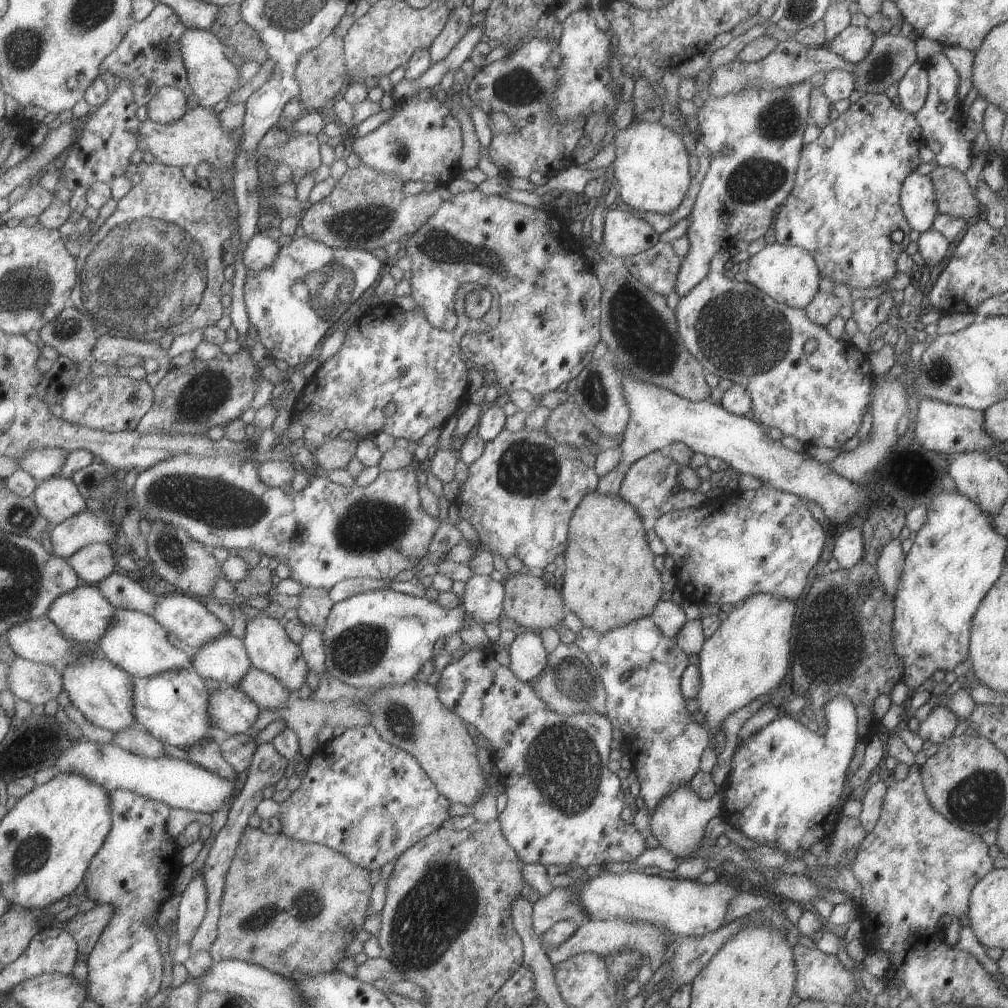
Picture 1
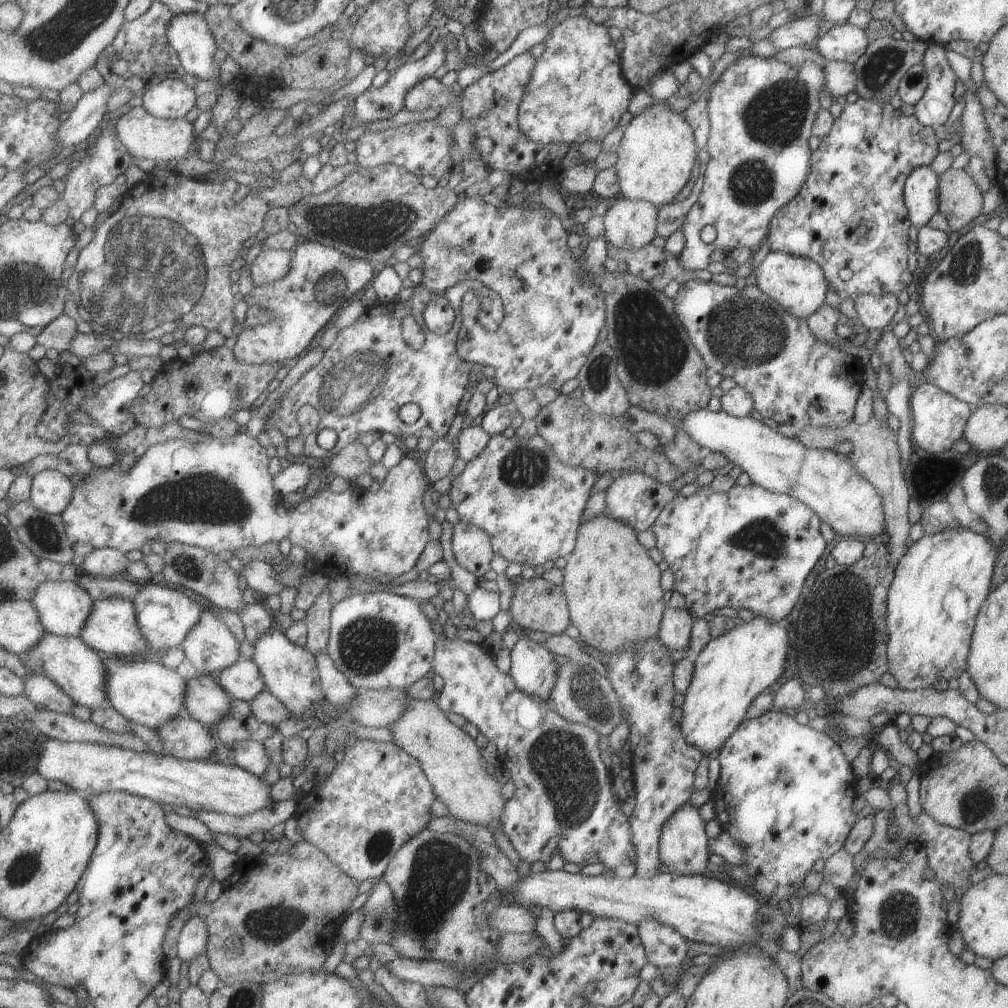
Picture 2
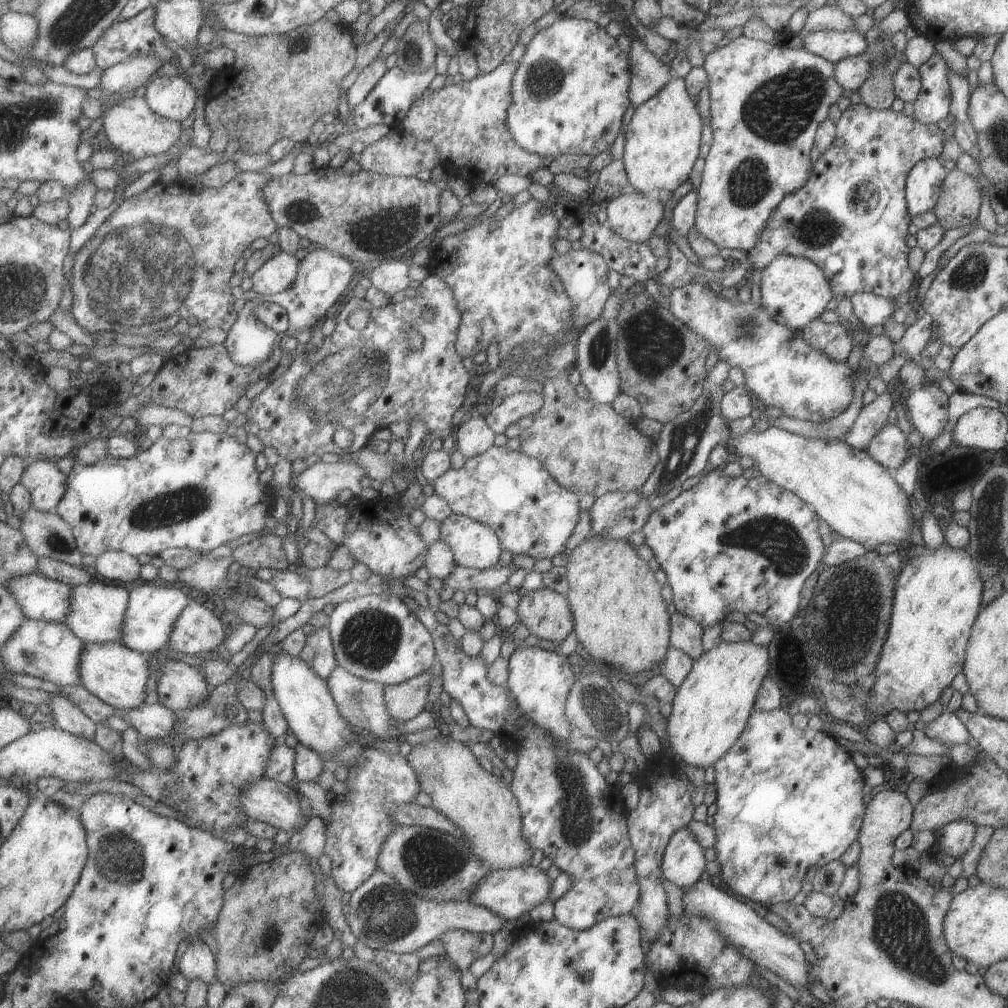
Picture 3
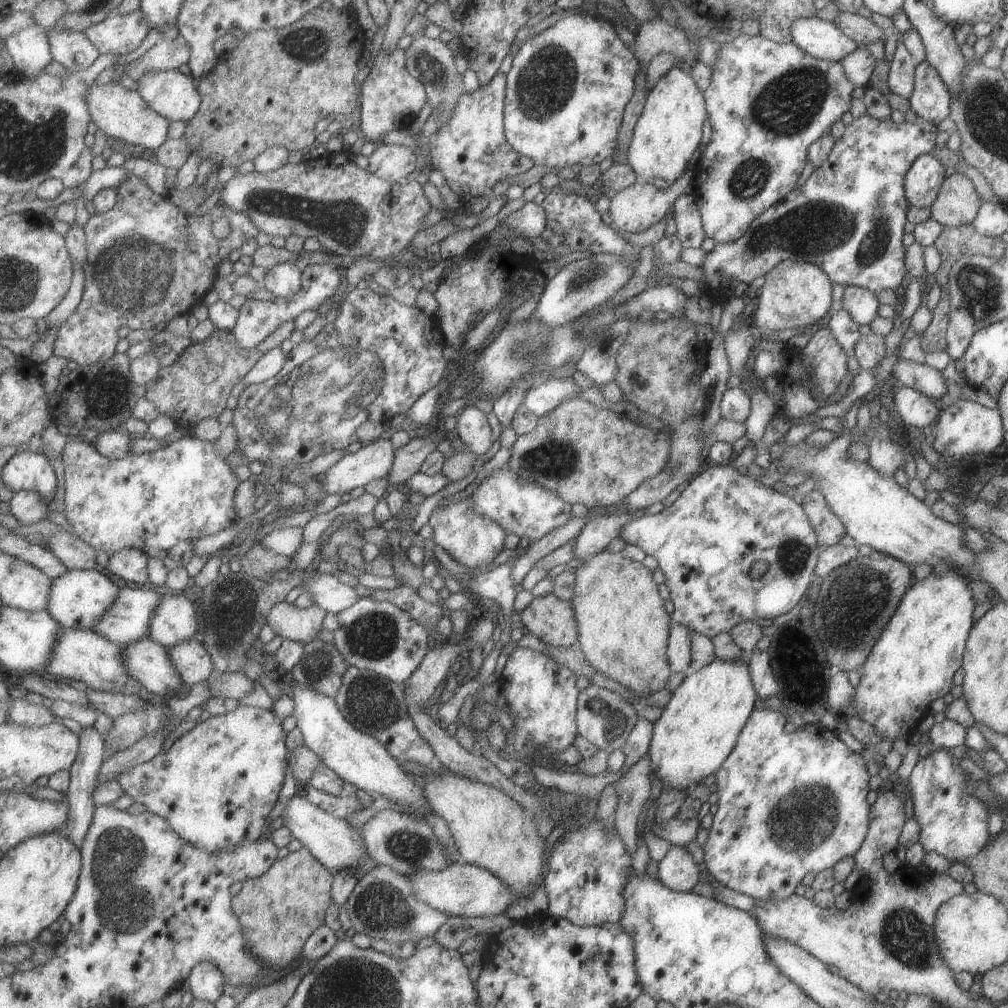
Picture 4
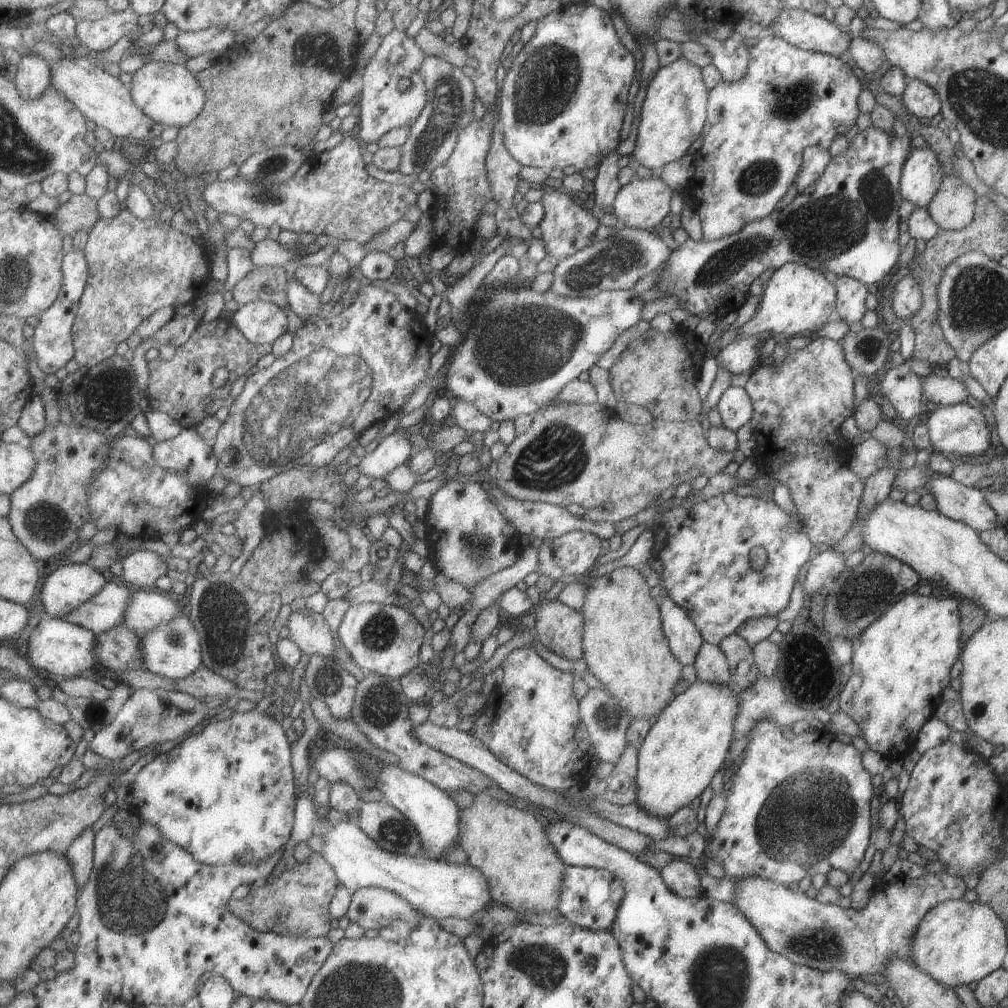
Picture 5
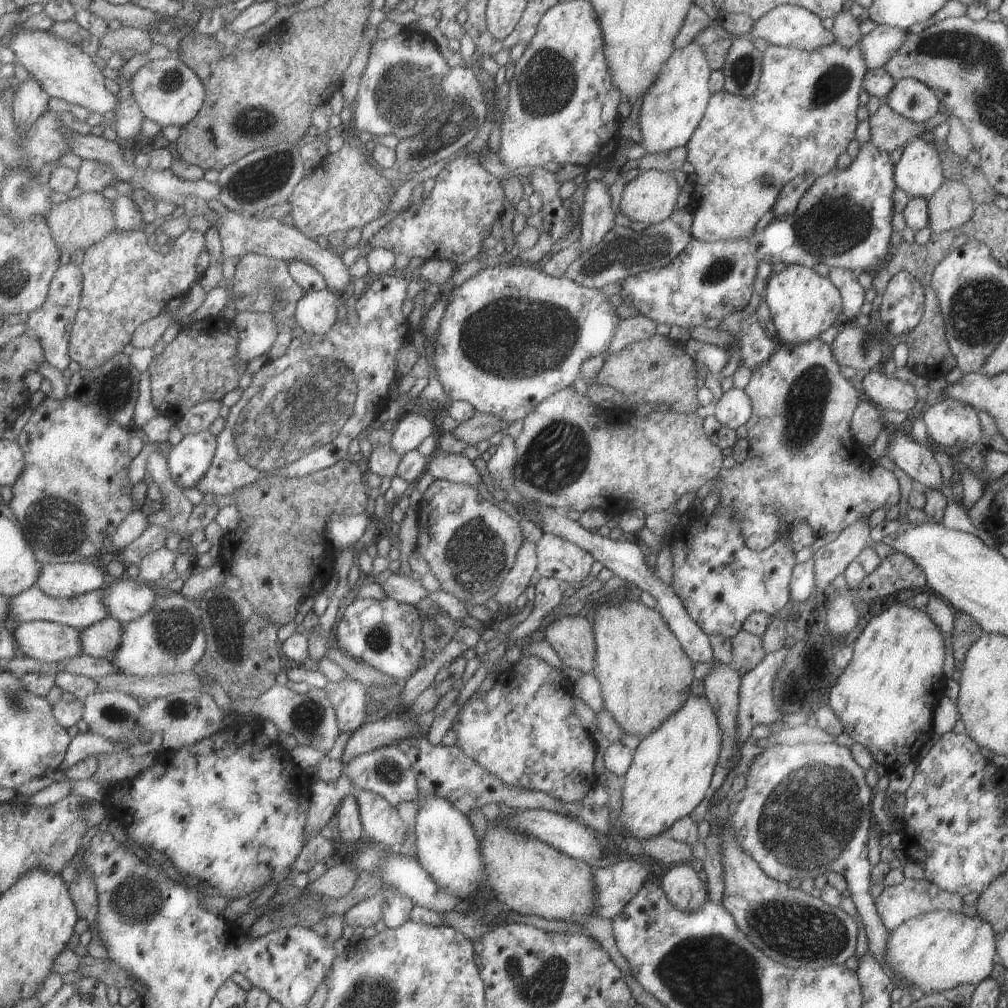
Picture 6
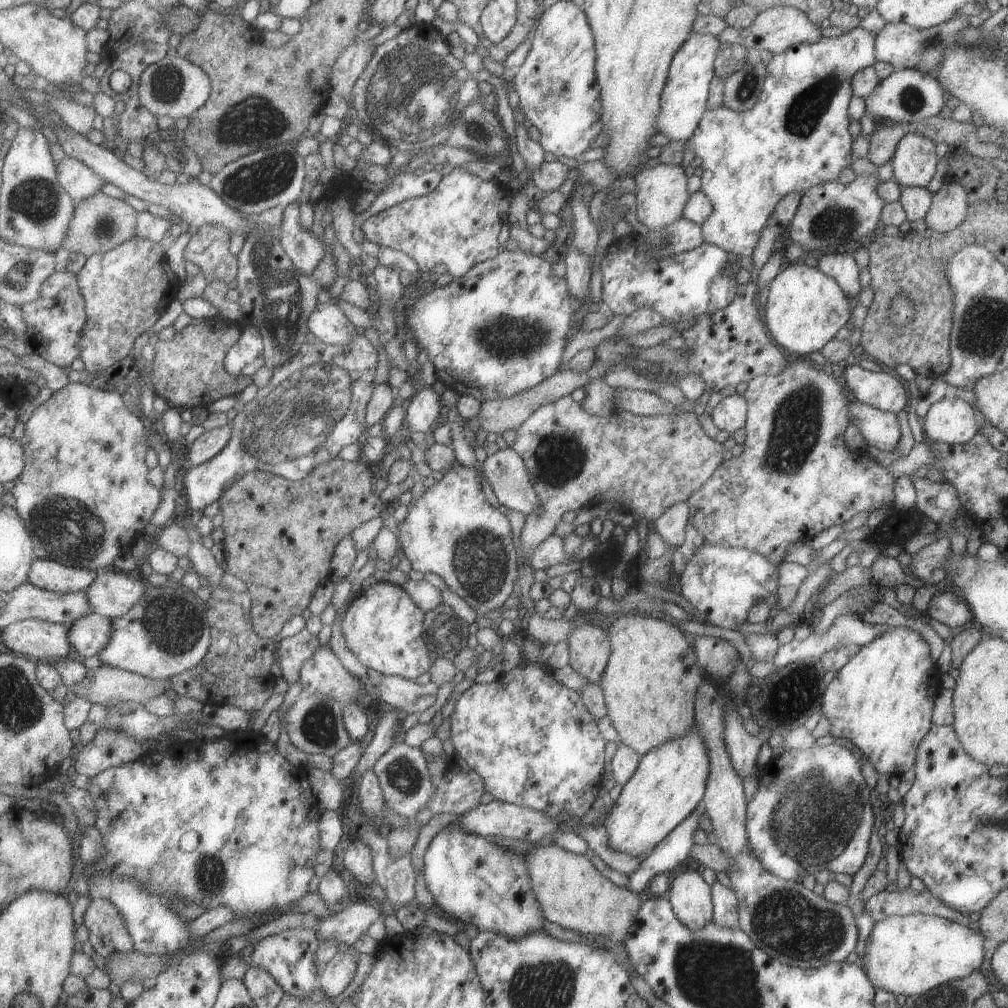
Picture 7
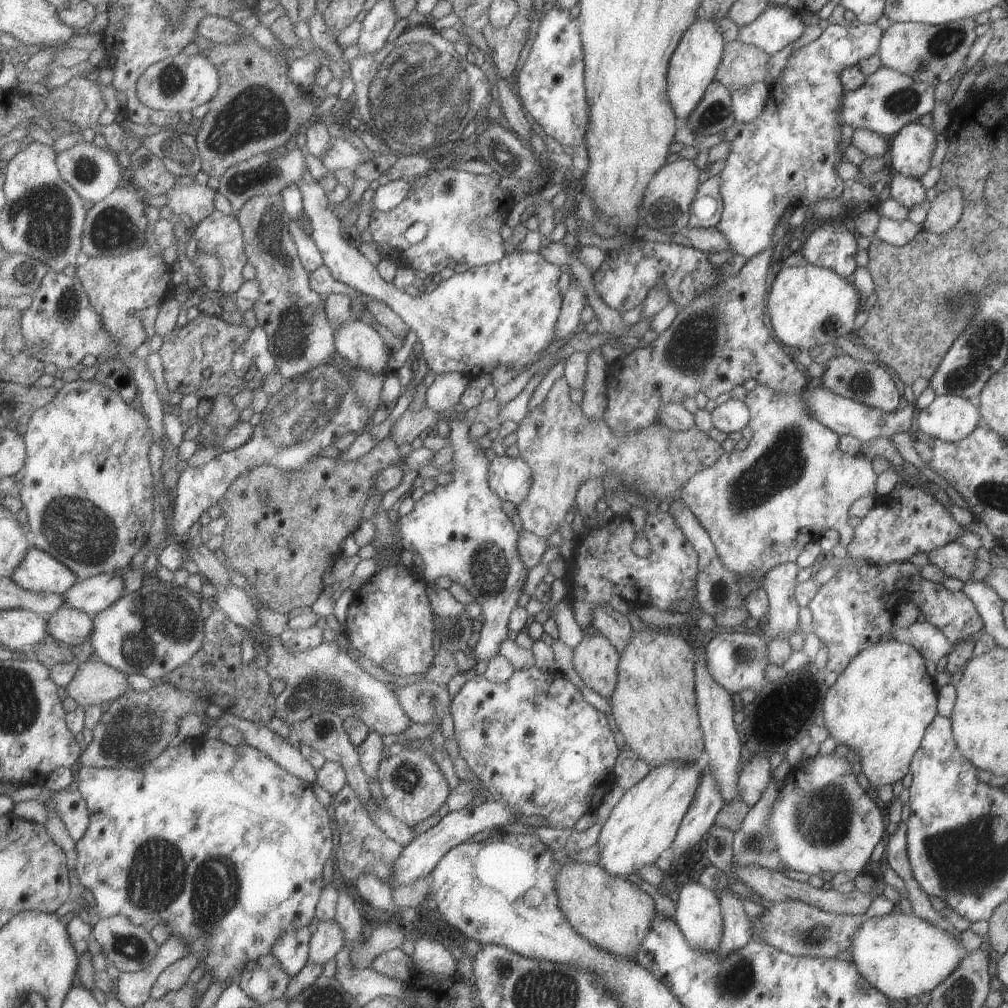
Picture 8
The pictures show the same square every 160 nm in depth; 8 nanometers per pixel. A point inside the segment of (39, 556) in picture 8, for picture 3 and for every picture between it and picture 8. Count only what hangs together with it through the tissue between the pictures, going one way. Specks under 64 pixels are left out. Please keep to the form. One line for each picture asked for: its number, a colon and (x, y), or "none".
3: (97, 613)
4: (78, 599)
5: (66, 588)
6: (62, 580)
7: (48, 574)

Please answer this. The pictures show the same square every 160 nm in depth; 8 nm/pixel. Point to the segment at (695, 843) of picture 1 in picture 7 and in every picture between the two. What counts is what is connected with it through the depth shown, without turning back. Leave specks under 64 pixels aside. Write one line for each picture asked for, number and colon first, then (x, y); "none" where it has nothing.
2: (683, 846)
3: (682, 863)
4: (677, 870)
5: (679, 877)
6: (681, 886)
7: (689, 896)

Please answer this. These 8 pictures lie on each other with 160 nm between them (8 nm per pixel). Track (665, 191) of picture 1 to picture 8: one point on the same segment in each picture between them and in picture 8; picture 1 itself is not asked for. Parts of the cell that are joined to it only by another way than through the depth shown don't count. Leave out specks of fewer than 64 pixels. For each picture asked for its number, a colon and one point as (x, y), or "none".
2: (656, 151)
3: (661, 142)
4: (668, 130)
5: (673, 112)
6: (675, 103)
7: (683, 99)
8: (692, 66)

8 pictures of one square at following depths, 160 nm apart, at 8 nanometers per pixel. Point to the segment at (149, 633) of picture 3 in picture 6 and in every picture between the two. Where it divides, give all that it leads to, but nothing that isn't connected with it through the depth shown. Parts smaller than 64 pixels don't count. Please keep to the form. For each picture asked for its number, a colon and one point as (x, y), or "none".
4: (127, 620)
5: (105, 610)
6: (80, 612)

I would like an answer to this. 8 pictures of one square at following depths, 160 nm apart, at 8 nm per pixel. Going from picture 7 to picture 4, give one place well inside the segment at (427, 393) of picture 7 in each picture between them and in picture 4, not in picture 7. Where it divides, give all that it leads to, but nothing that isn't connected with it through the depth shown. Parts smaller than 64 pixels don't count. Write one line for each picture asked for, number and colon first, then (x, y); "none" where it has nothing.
4: (375, 459)
5: (395, 449)
6: (411, 430)

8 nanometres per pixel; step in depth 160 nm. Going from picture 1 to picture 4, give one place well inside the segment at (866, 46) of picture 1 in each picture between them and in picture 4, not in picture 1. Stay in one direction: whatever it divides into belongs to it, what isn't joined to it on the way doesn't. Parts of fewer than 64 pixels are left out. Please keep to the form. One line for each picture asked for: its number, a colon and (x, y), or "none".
2: (844, 42)
3: (831, 45)
4: (821, 39)

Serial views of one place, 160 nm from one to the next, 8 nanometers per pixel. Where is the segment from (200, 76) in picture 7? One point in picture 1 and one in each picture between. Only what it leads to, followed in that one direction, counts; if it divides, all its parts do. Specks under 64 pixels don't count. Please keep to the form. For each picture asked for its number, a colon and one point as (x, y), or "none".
1: (169, 104)
2: (171, 99)
3: (173, 97)
4: (175, 95)
5: (169, 93)
6: (168, 92)

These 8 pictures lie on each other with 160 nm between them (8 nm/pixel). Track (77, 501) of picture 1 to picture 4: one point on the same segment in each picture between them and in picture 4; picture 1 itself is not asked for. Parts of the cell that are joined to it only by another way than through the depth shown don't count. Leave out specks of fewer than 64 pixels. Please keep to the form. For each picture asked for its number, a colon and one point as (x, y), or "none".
2: (52, 490)
3: (47, 484)
4: (26, 470)

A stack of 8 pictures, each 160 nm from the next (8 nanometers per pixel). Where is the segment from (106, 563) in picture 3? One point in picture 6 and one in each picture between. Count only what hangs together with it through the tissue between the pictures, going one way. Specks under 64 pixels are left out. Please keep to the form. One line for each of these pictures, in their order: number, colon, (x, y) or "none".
4: (131, 564)
5: (143, 568)
6: (155, 566)

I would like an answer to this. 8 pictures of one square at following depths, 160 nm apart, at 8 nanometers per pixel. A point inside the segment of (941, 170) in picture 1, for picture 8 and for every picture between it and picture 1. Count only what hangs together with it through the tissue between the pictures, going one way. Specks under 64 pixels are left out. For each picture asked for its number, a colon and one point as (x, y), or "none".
2: (959, 201)
3: (958, 204)
4: (956, 204)
5: (952, 207)
6: (951, 206)
7: (949, 205)
8: (943, 212)

